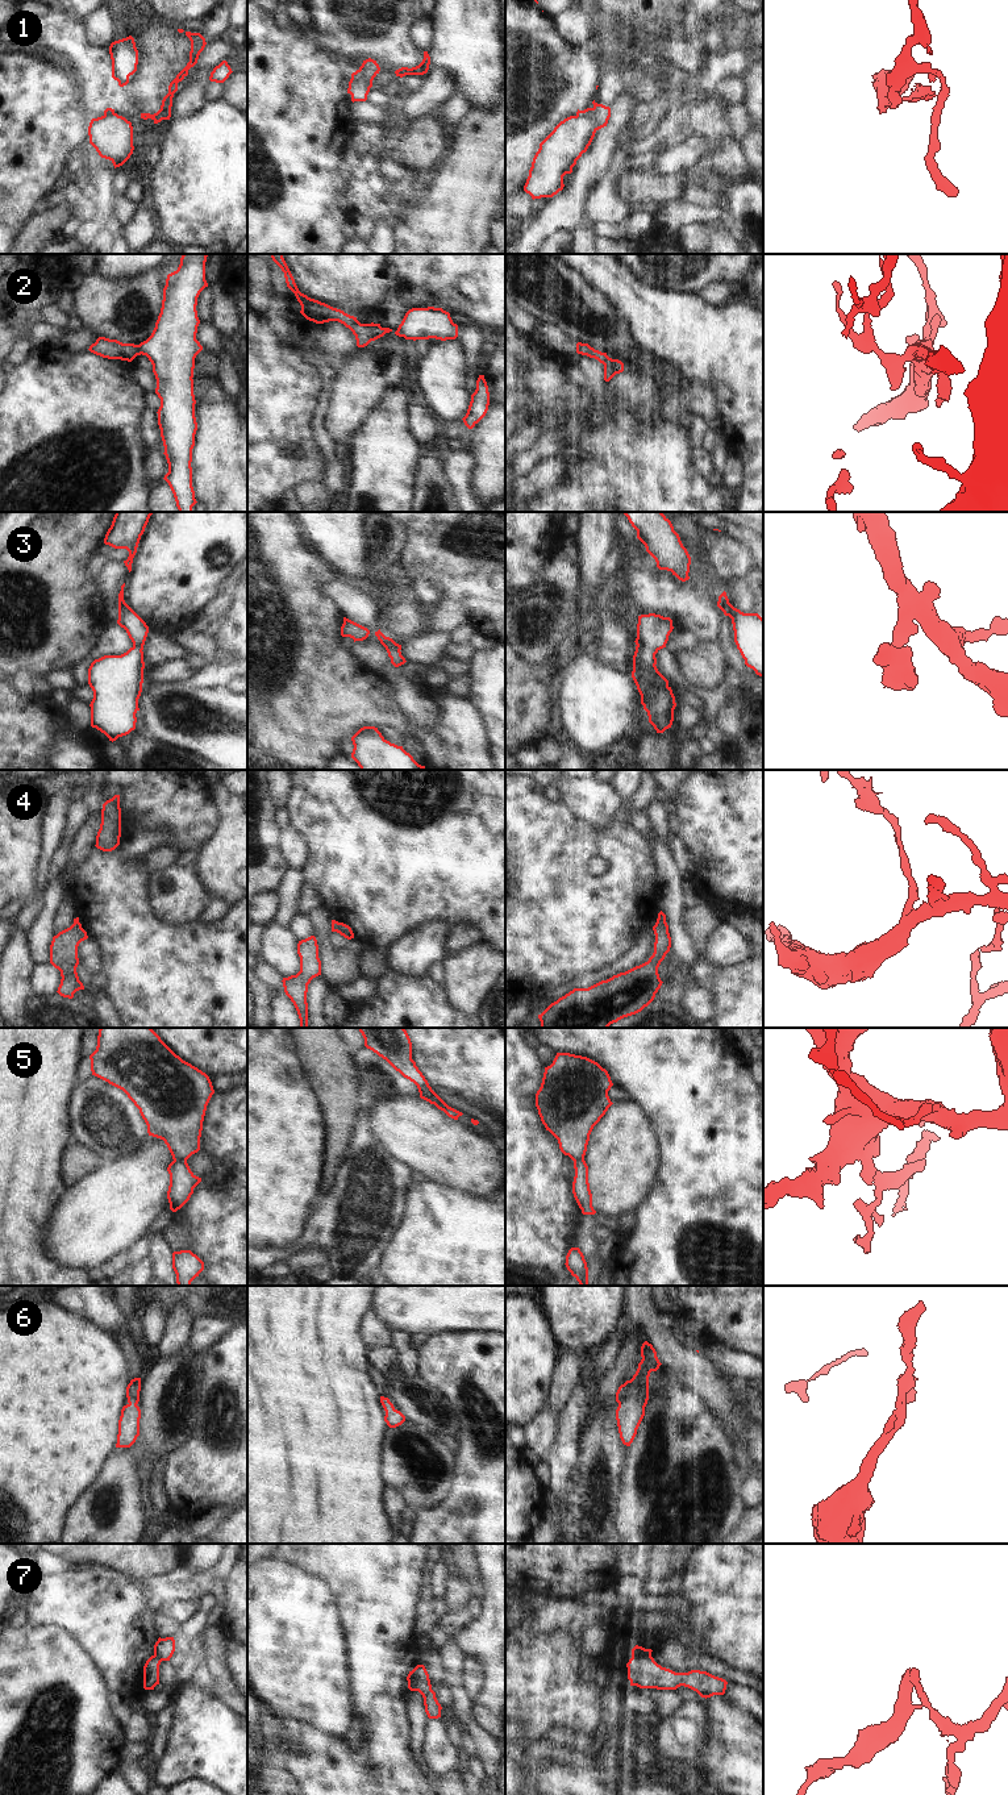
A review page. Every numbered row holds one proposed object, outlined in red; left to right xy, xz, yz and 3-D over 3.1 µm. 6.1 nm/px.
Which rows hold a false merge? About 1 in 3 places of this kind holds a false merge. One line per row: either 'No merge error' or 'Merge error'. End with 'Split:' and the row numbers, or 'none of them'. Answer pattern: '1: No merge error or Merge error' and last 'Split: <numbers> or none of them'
1: Merge error
2: No merge error
3: No merge error
4: No merge error
5: Merge error
6: No merge error
7: Merge error
Split: 1, 5, 7

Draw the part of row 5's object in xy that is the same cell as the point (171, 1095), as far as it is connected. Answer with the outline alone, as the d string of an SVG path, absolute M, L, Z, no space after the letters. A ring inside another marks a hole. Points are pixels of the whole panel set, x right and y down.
M100 1028L96 1050L89 1055L92 1075L122 1090L139 1109L149 1136L167 1145L172 1159L187 1161L200 1150L207 1105L214 1094L209 1076L176 1055L151 1028Z

